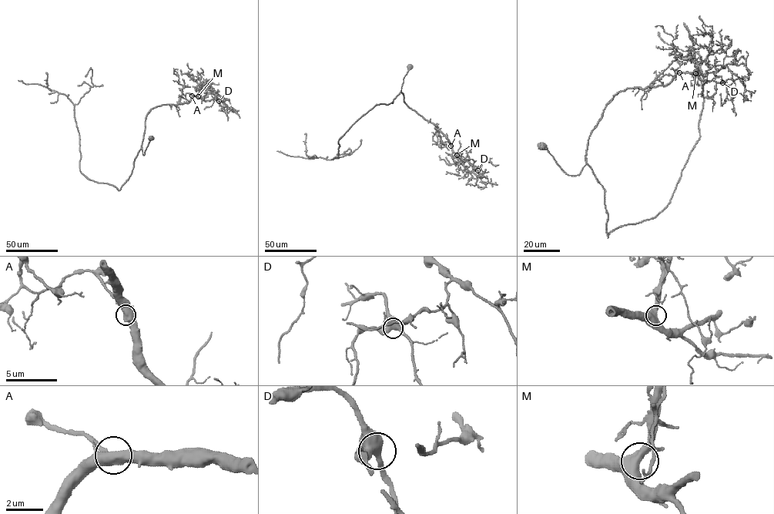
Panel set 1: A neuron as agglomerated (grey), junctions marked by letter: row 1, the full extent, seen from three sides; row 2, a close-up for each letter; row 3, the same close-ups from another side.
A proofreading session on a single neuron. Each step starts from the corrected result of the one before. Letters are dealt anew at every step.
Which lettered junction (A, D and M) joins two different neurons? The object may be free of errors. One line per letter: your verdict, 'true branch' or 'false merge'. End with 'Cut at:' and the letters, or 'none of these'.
A: false merge
D: true branch
M: true branch
Cut at: A

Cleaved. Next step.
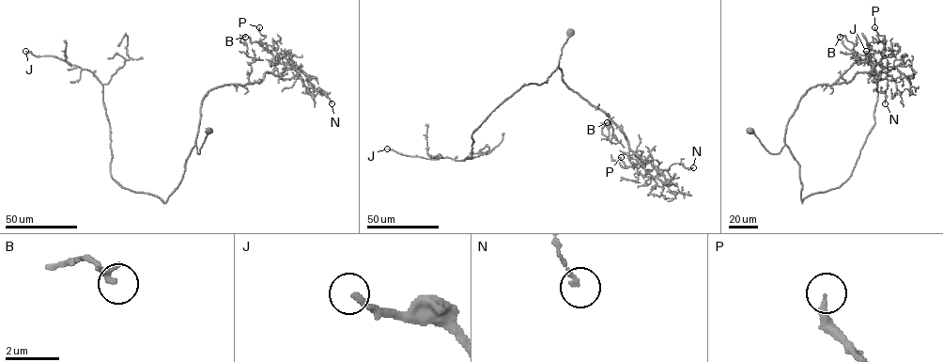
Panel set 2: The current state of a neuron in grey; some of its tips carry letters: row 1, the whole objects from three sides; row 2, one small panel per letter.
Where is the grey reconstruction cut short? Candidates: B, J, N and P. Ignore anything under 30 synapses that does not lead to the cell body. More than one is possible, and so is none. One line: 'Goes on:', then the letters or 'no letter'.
Goes on: J

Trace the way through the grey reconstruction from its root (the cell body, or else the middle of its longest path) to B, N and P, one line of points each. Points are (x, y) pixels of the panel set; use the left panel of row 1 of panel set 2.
B: (208, 130), (198, 153), (202, 99), (224, 85), (249, 82), (256, 59), (239, 40), (245, 37)
N: (208, 130), (198, 153), (209, 91), (259, 83), (266, 72), (300, 75), (332, 103)
P: (208, 130), (198, 153), (201, 105), (209, 91), (259, 83), (273, 70), (259, 27)

